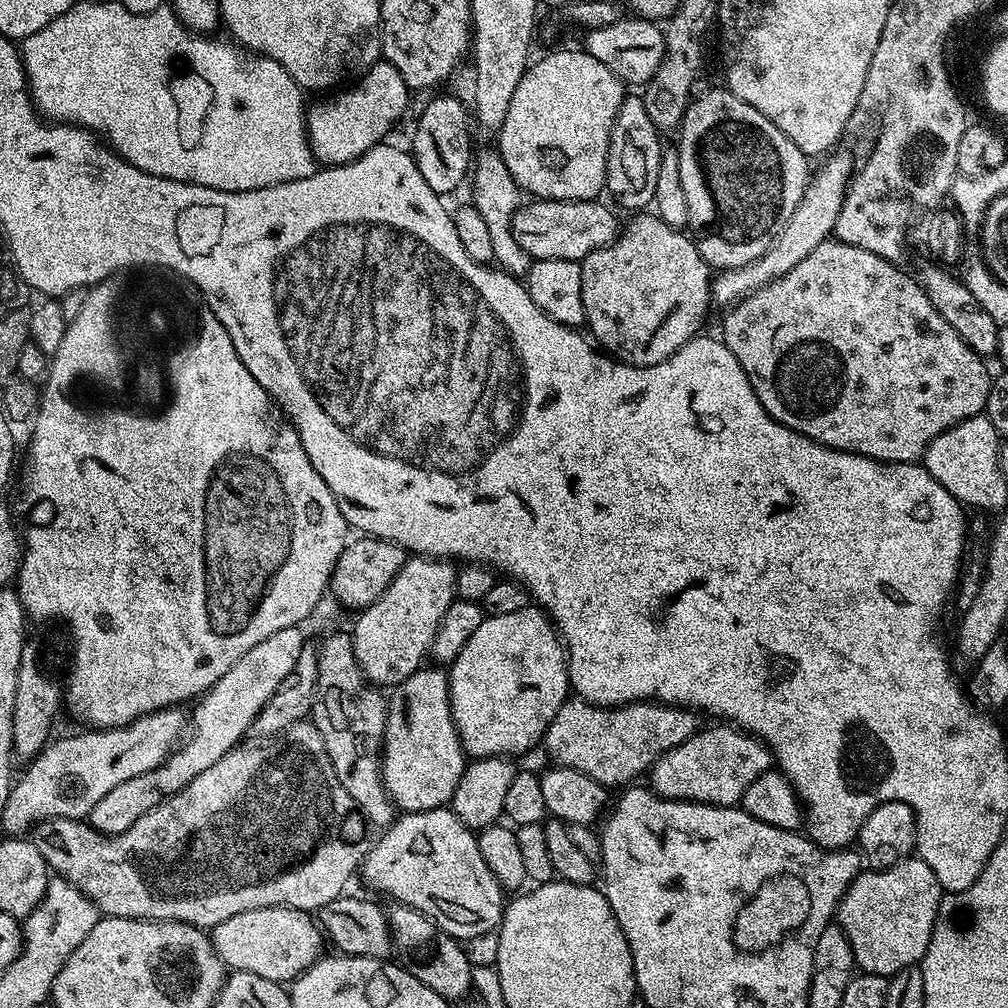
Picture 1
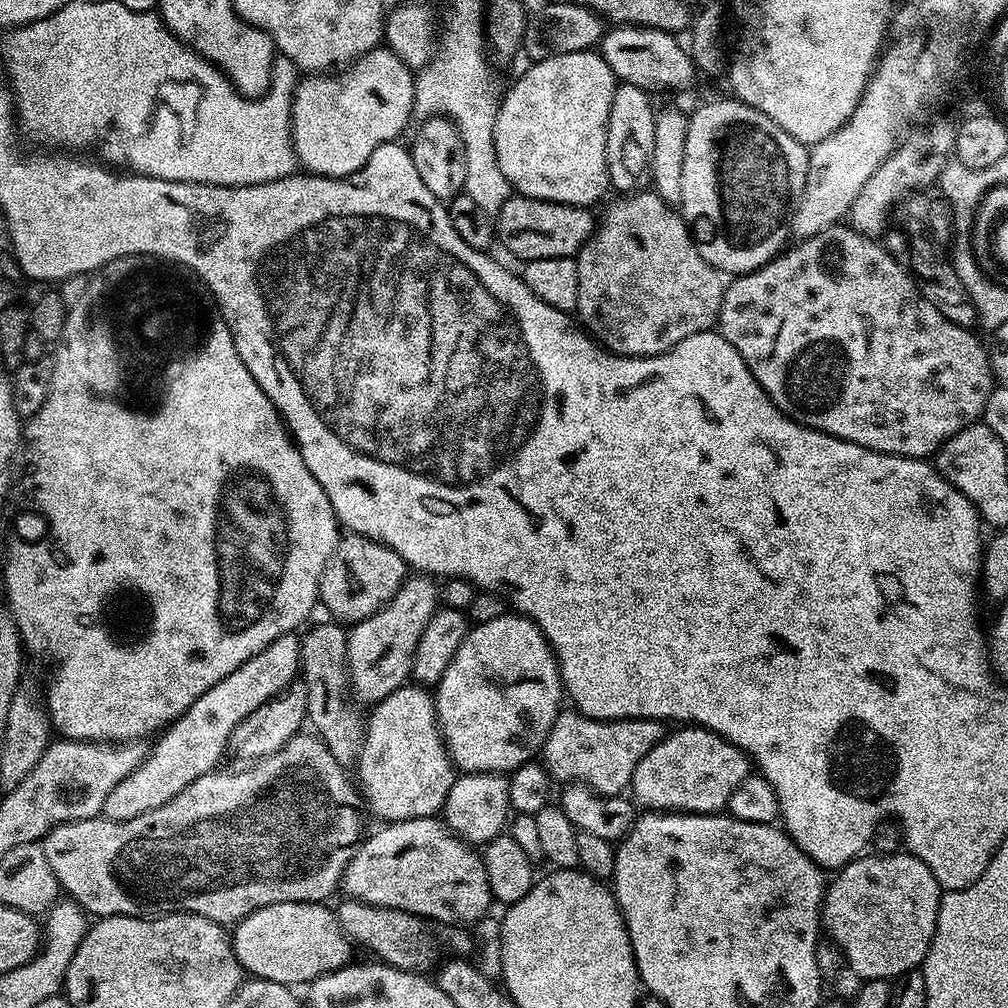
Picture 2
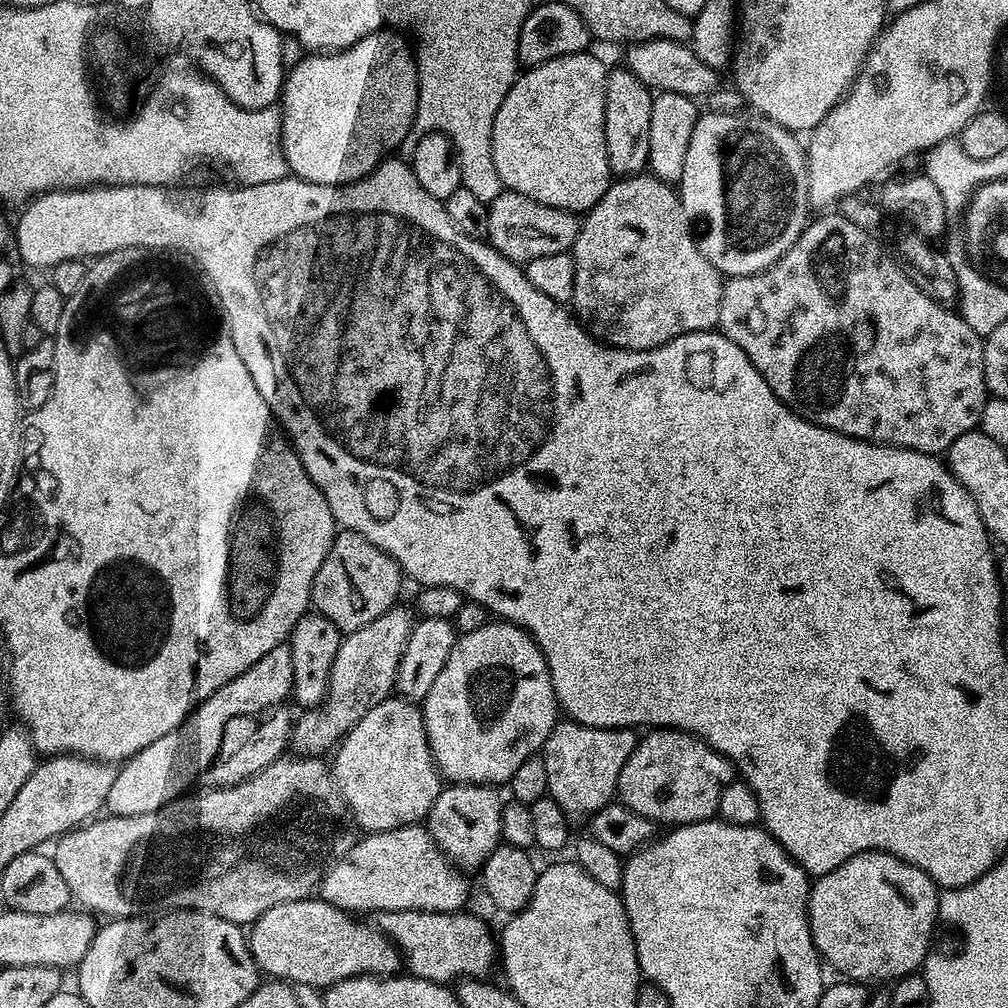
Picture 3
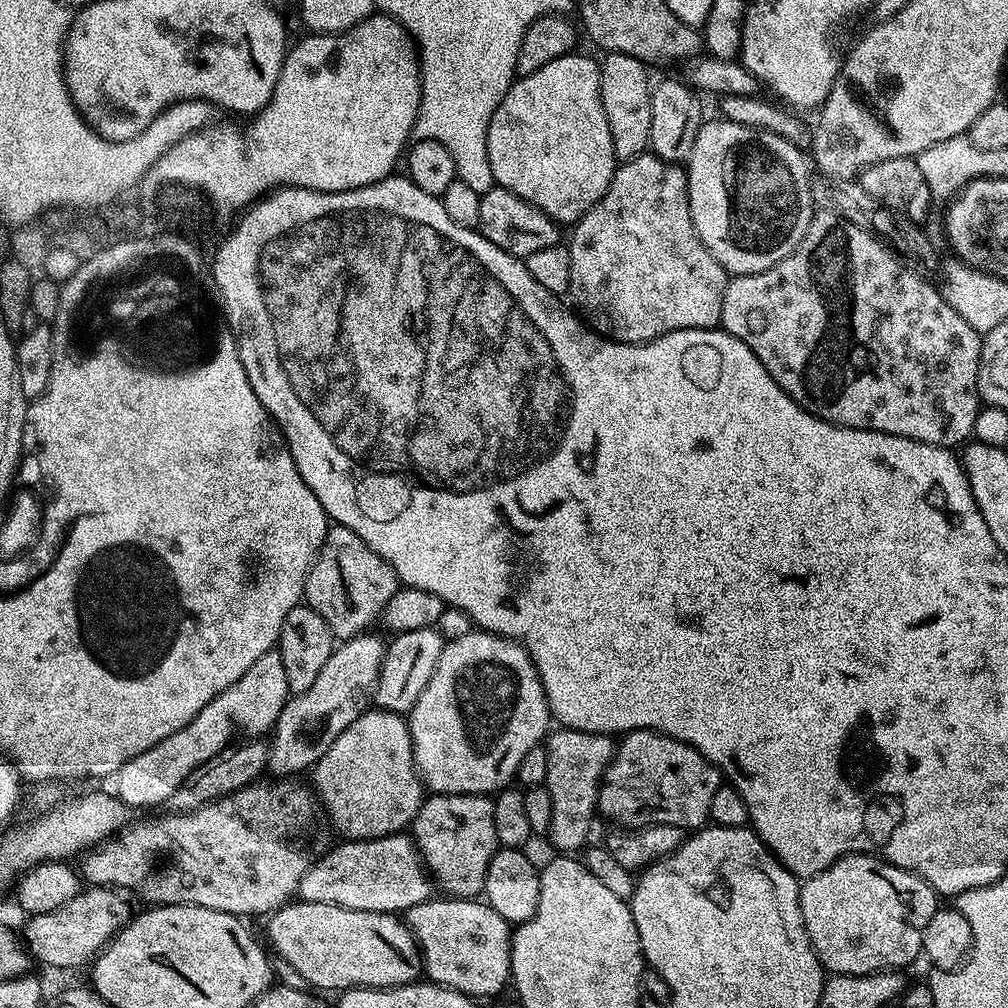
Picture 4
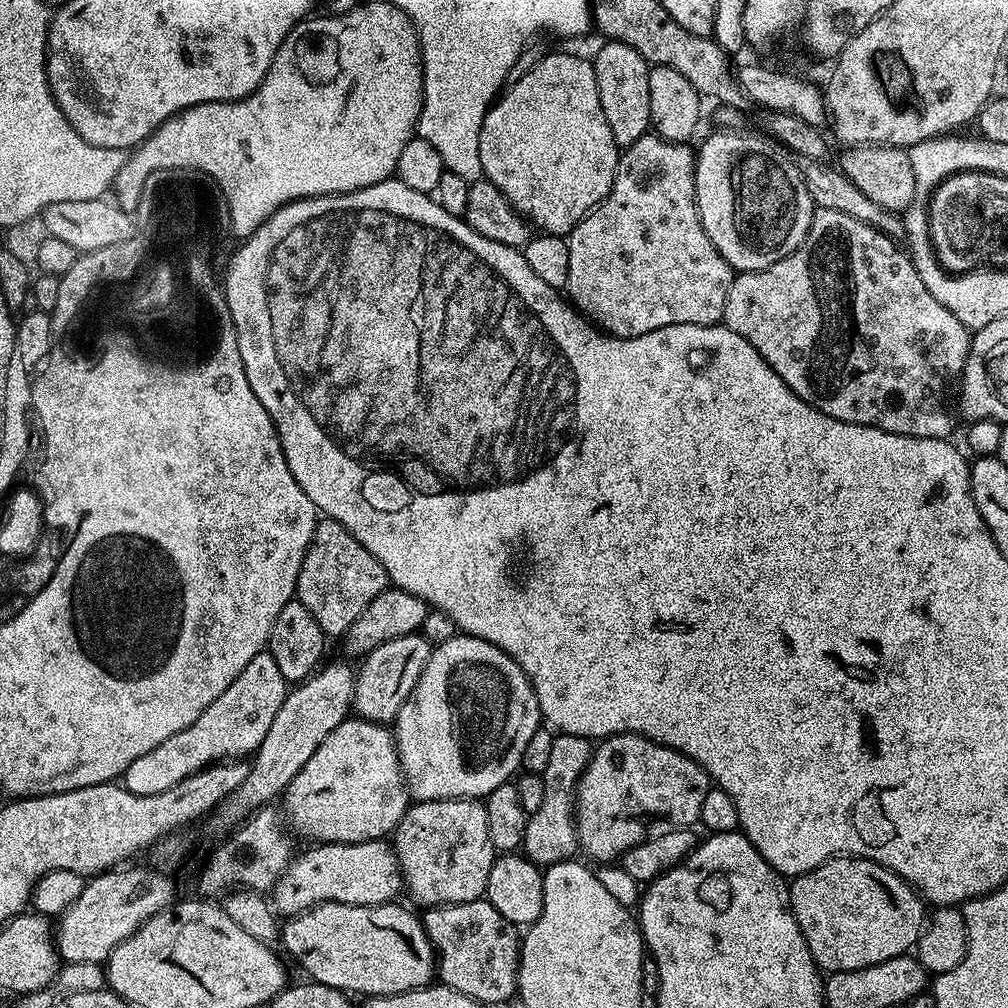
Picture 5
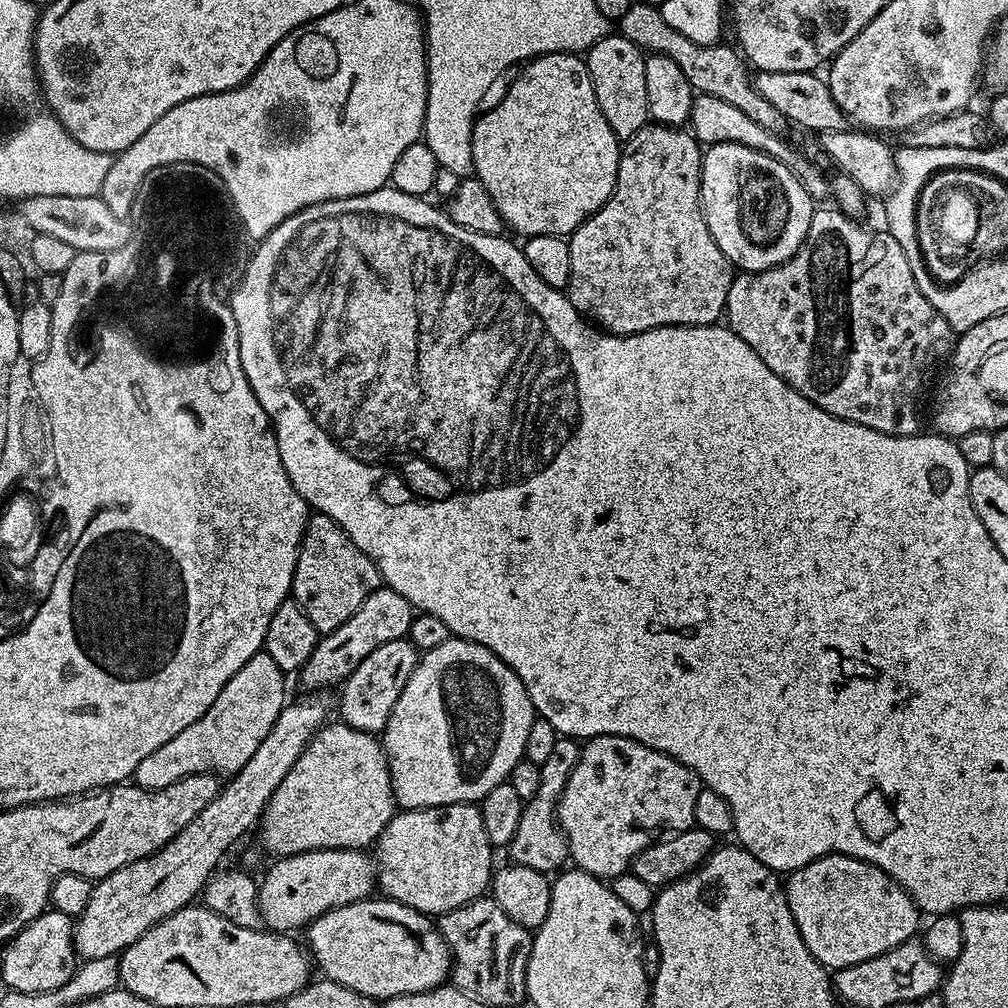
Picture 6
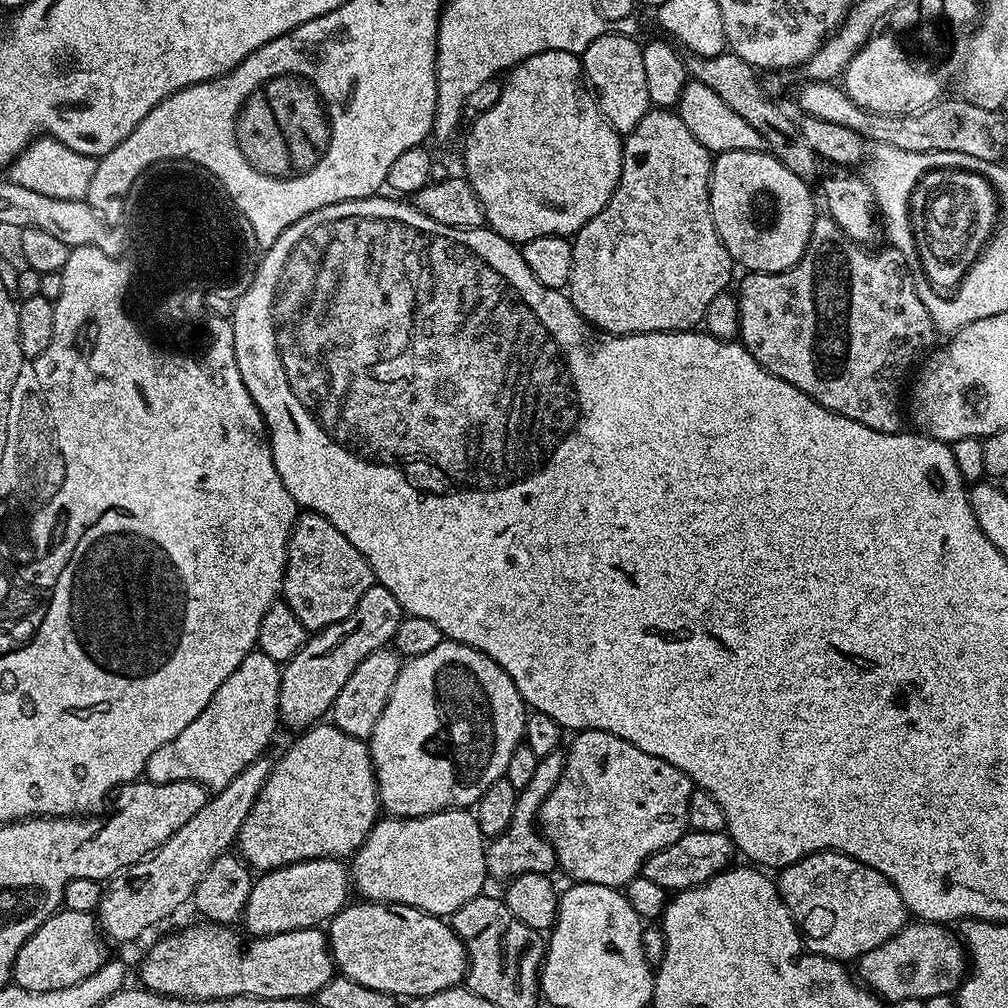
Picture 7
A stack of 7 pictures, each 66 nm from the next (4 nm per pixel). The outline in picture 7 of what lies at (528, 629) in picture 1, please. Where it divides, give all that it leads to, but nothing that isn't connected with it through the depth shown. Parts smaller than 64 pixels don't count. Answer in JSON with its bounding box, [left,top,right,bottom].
[368,638,526,818]

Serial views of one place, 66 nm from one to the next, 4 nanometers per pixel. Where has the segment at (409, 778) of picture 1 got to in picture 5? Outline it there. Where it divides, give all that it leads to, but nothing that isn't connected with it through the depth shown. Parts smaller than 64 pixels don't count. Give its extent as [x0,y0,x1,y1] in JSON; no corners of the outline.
[282,718,409,844]

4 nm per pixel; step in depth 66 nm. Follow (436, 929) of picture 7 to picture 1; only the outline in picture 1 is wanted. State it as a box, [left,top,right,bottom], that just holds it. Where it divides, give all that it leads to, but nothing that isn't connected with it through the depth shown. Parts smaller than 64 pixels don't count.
[210,908,326,982]

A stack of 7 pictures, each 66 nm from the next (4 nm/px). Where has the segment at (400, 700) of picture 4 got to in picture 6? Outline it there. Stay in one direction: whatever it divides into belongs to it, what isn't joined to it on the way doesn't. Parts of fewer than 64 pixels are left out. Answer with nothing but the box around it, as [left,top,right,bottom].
[339,639,421,734]

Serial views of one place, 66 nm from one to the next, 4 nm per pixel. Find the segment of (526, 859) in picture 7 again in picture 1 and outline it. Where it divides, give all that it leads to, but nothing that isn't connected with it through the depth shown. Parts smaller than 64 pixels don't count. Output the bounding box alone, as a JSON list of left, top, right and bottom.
[542,698,698,790]

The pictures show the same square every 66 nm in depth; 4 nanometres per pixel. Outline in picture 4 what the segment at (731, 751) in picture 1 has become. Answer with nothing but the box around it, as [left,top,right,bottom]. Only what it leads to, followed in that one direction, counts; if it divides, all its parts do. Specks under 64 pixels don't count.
[598,728,722,830]

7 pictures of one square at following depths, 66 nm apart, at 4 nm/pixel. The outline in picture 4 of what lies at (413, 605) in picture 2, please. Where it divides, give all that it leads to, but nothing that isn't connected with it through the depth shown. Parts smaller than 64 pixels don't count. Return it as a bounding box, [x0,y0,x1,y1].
[267,634,386,778]

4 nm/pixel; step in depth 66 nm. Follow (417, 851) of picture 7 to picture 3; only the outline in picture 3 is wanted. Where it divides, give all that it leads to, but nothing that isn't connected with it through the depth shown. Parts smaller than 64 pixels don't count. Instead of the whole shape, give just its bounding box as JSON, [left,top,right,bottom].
[426,784,502,869]

